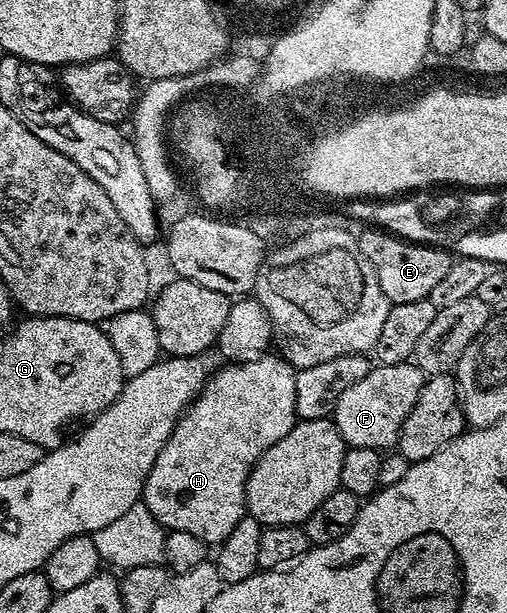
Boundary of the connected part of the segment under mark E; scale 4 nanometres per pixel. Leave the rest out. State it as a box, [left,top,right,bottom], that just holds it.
[357,226,452,303]

